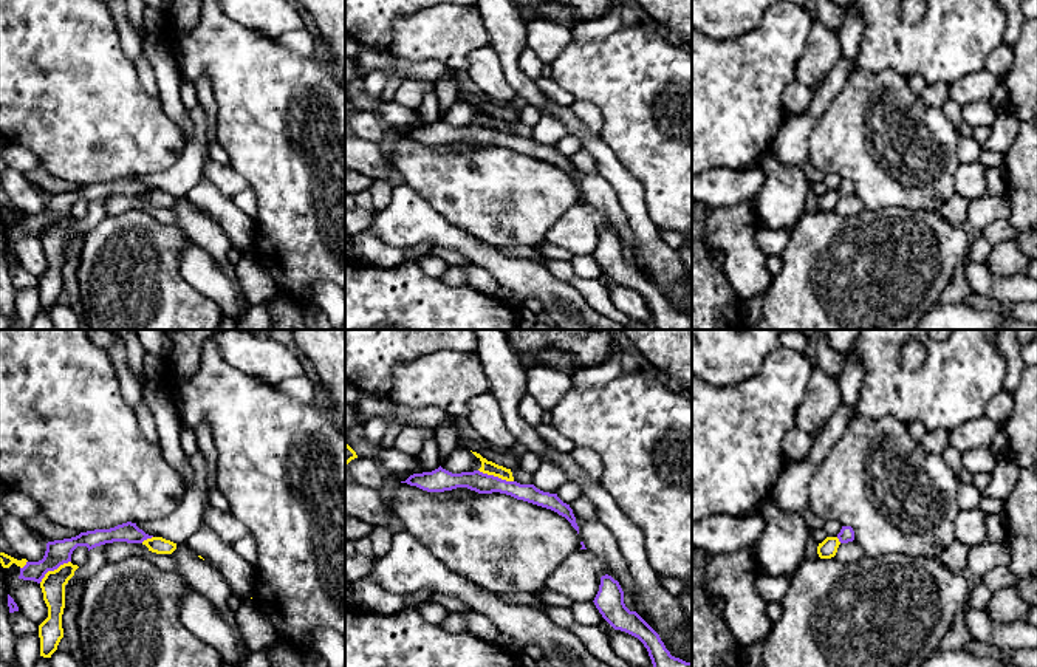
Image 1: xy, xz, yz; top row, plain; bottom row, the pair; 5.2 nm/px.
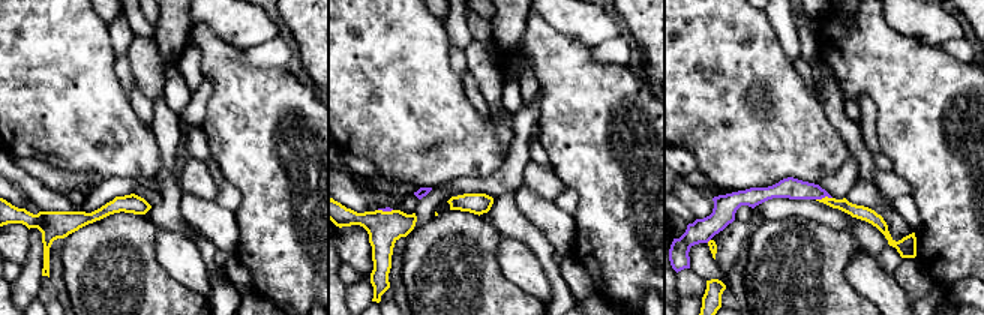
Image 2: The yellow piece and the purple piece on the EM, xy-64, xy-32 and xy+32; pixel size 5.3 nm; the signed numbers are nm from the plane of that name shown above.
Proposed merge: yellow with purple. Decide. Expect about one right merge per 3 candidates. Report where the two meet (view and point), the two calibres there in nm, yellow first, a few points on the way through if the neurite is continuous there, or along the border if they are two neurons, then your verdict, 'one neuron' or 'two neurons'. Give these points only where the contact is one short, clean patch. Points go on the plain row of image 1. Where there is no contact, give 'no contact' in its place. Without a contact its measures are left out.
contact xz (496, 129); calibres 70 and 110 nm; two neurons

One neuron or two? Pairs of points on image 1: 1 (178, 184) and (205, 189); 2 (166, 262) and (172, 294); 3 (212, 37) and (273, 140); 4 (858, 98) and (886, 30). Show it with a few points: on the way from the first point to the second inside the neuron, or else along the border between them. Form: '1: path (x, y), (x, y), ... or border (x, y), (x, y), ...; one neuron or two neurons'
1: border (201, 177), (186, 195); two neurons
2: path (166, 270), (166, 287); one neuron
3: path (237, 62), (270, 99), (273, 115); one neuron
4: border (861, 67), (870, 71), (895, 68), (904, 76); two neurons

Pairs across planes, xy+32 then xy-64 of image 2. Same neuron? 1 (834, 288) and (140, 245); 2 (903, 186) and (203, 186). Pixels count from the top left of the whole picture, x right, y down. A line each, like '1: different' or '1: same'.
1: same
2: same

